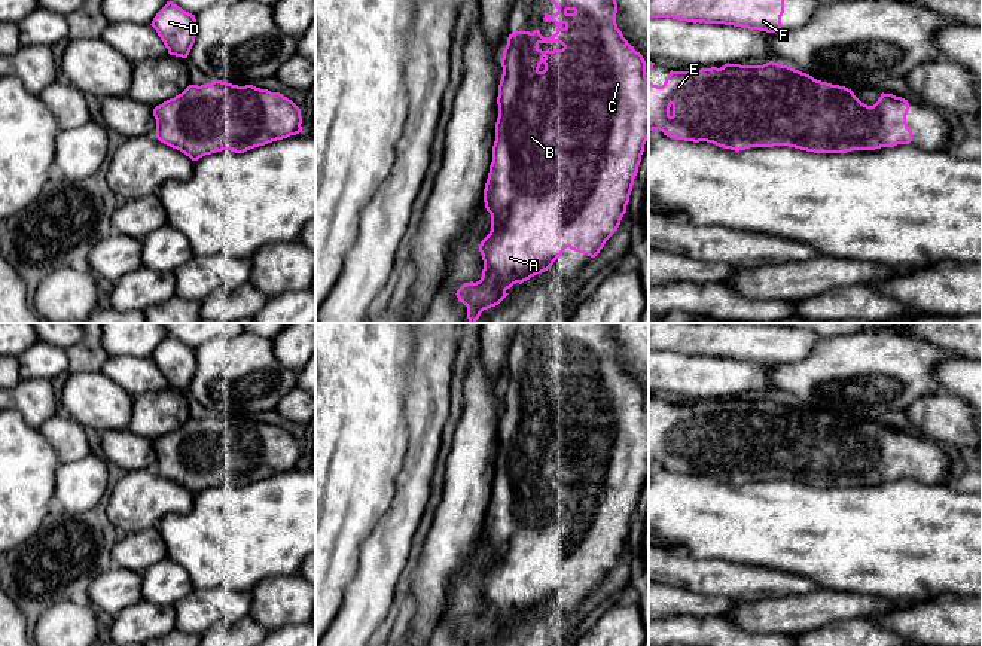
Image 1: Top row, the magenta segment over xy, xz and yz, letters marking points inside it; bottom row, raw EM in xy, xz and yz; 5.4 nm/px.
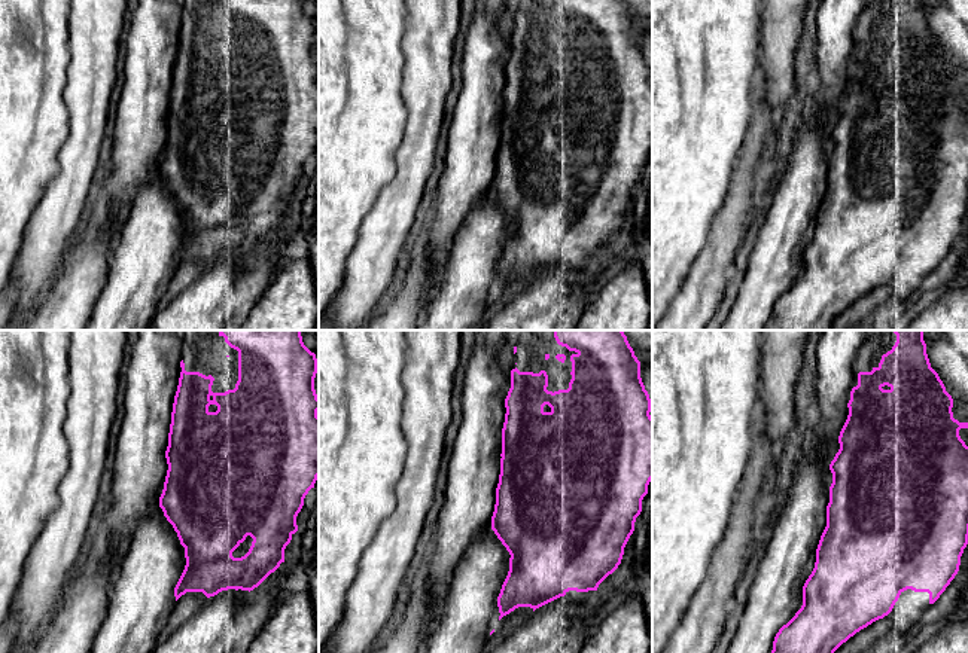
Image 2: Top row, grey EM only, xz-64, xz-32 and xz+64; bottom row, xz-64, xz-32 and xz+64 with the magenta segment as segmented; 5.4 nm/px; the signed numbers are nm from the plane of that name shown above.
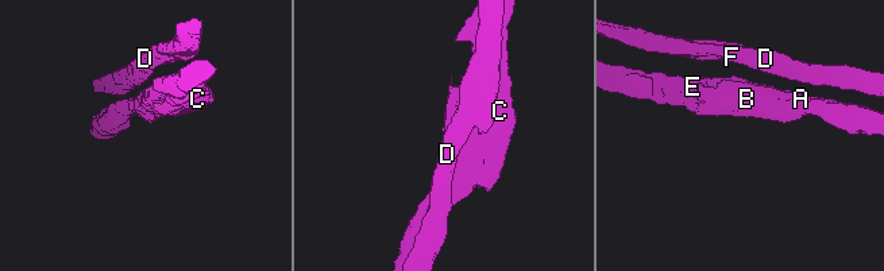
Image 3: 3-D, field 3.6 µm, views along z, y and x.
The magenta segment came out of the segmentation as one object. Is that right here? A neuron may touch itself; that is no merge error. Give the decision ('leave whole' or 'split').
leave whole

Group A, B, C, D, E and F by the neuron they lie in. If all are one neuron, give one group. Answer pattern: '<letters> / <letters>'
A B C D E F

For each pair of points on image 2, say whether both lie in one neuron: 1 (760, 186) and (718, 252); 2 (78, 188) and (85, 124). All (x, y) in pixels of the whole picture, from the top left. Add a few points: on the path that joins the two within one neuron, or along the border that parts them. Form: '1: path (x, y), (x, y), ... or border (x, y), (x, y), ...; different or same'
1: border (752, 174), (751, 201), (742, 222), (740, 243); different
2: path (78, 171), (78, 156), (84, 140); same

